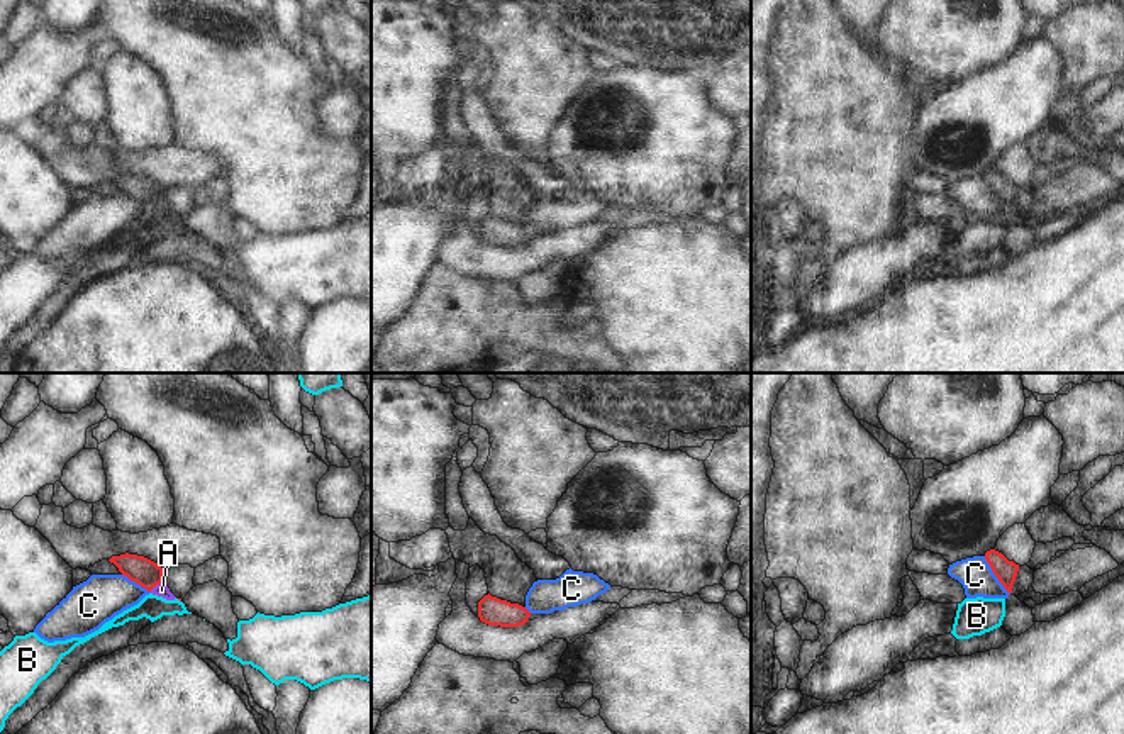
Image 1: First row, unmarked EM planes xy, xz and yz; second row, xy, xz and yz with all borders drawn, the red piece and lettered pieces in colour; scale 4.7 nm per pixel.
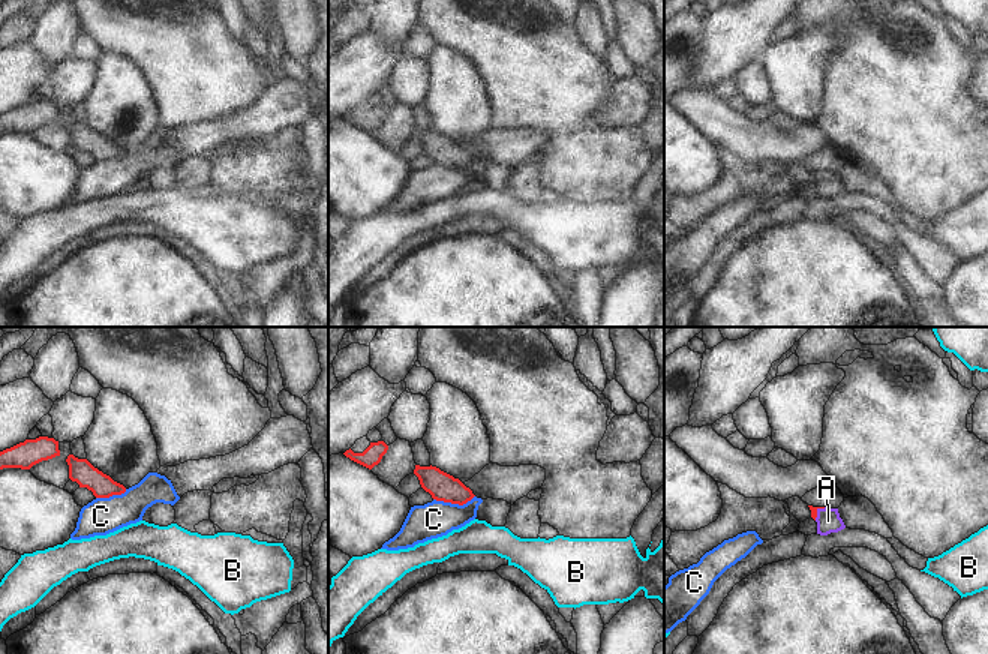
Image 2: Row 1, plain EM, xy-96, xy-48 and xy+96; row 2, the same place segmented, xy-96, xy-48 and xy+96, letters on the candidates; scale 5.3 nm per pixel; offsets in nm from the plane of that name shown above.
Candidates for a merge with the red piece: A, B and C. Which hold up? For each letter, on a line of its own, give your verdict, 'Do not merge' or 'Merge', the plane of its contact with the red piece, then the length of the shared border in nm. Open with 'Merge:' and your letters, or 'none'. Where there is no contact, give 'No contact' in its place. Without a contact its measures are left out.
Merge: A
A: Merge. Touches red in xy. Shared border 80 nm
B: Do not merge. No contact
C: Do not merge. Touches red in yz. Shared border 220 nm

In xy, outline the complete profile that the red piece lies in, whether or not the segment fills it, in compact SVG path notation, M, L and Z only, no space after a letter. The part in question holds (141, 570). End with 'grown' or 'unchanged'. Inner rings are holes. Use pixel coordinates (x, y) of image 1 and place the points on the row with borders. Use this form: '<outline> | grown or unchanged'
M129 553L112 556L109 561L114 563L124 576L127 576L131 581L136 581L153 595L166 600L176 598L163 583L163 568L158 563Z | grown

